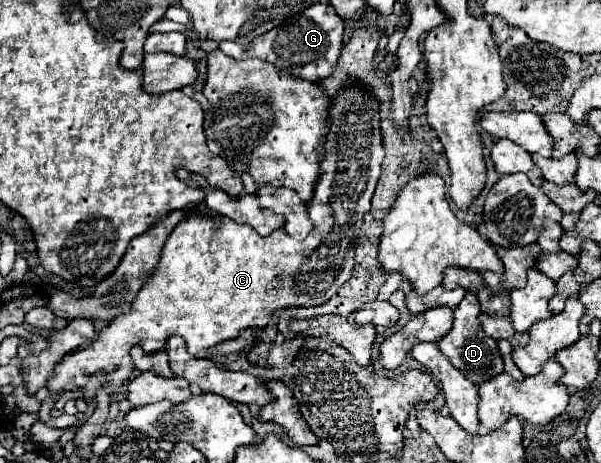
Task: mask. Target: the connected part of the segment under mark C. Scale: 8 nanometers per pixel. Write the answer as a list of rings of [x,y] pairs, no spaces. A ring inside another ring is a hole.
[[[348,86],[344,88],[334,100],[330,108],[330,132],[326,140],[326,158],[320,164],[322,176],[316,184],[314,198],[308,204],[308,216],[314,222],[314,230],[306,236],[306,240],[298,242],[292,240],[282,228],[272,232],[270,236],[262,238],[250,226],[236,224],[228,218],[220,224],[218,230],[212,226],[212,218],[204,218],[198,210],[184,218],[176,226],[176,230],[168,236],[160,262],[144,282],[138,296],[132,300],[132,308],[112,320],[94,342],[86,348],[66,354],[58,364],[52,376],[46,382],[46,388],[52,396],[62,390],[82,390],[82,398],[86,400],[88,408],[84,418],[74,426],[82,426],[88,416],[96,408],[96,394],[100,388],[110,388],[108,394],[120,392],[134,372],[134,362],[130,358],[130,348],[140,346],[146,354],[154,354],[166,348],[166,340],[174,334],[186,340],[188,352],[196,356],[200,350],[212,348],[220,342],[234,340],[246,328],[264,328],[272,312],[278,308],[298,308],[298,306],[320,306],[328,302],[336,290],[350,280],[354,268],[354,246],[360,234],[362,216],[370,210],[370,200],[376,190],[376,182],[380,176],[380,166],[384,158],[382,148],[382,134],[380,134],[380,112],[378,102],[368,94],[362,86]]]

